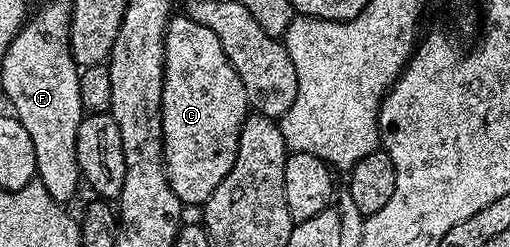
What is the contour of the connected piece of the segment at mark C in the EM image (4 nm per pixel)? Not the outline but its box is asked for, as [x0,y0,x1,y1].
[162,16,250,207]

